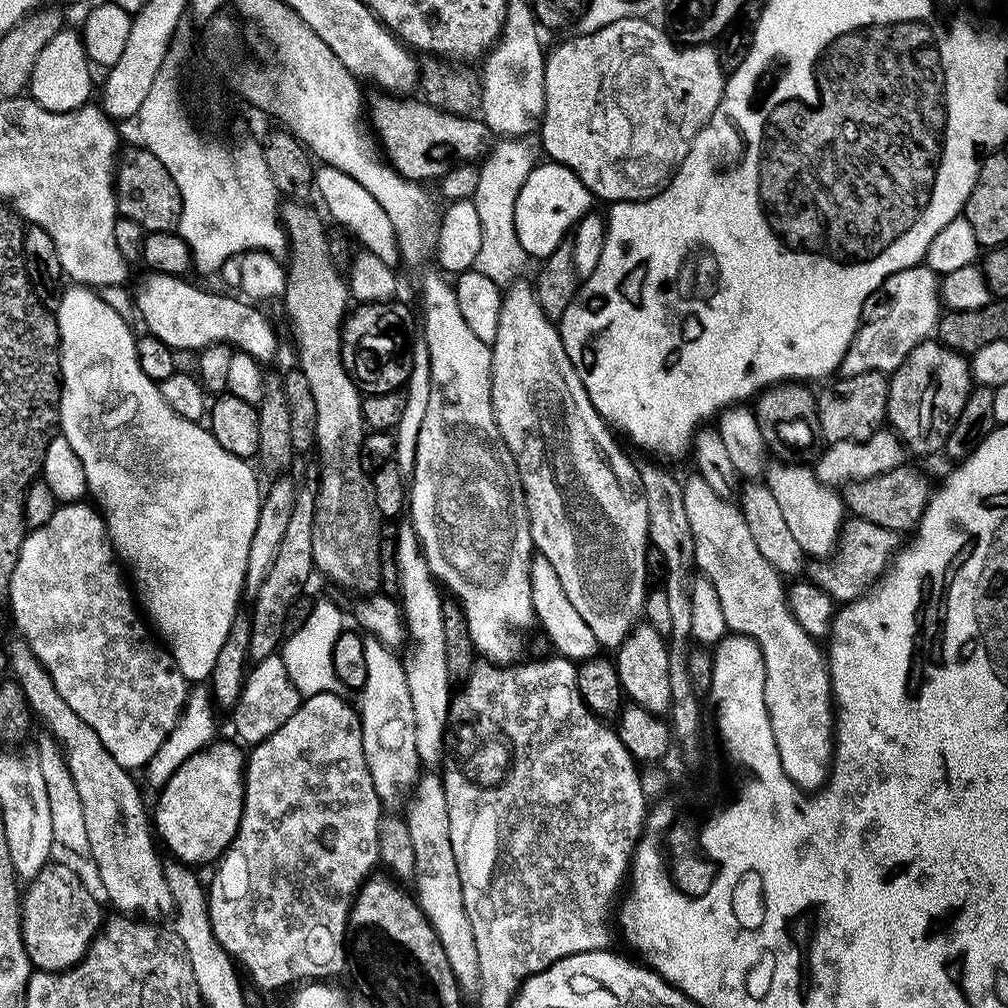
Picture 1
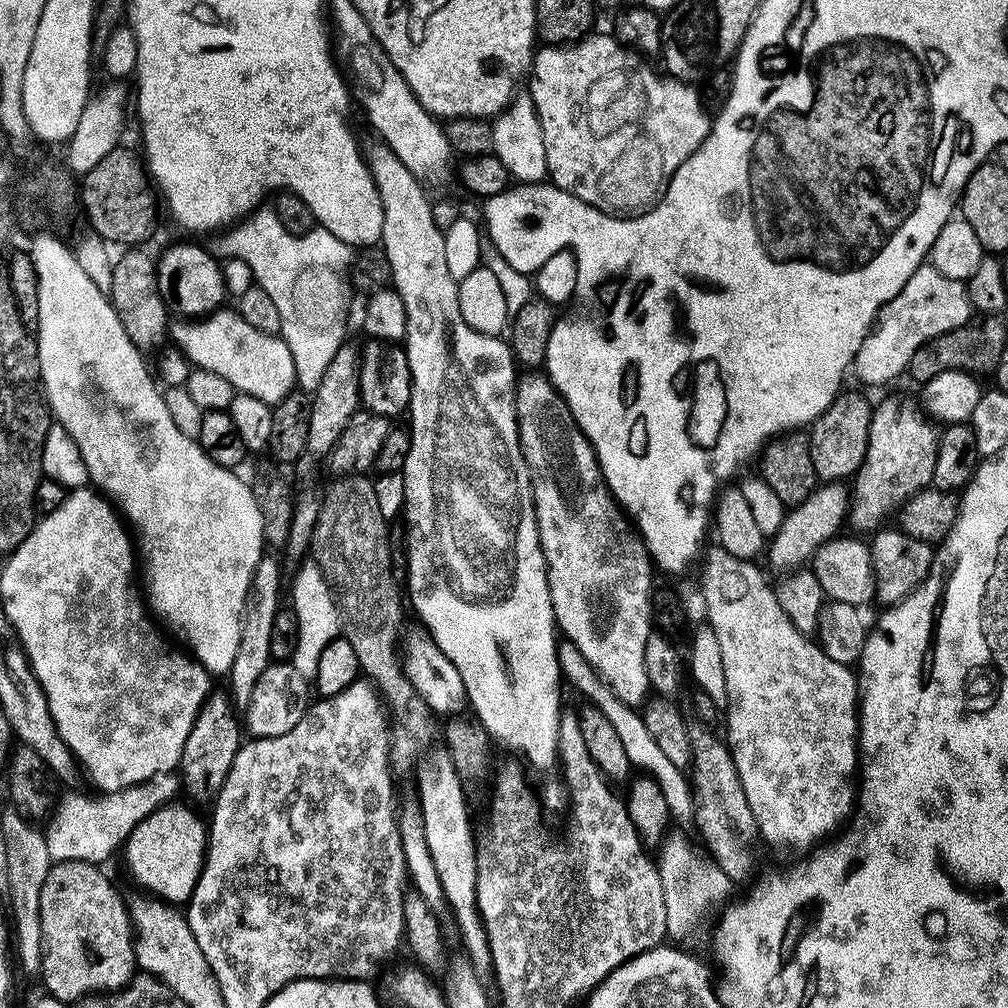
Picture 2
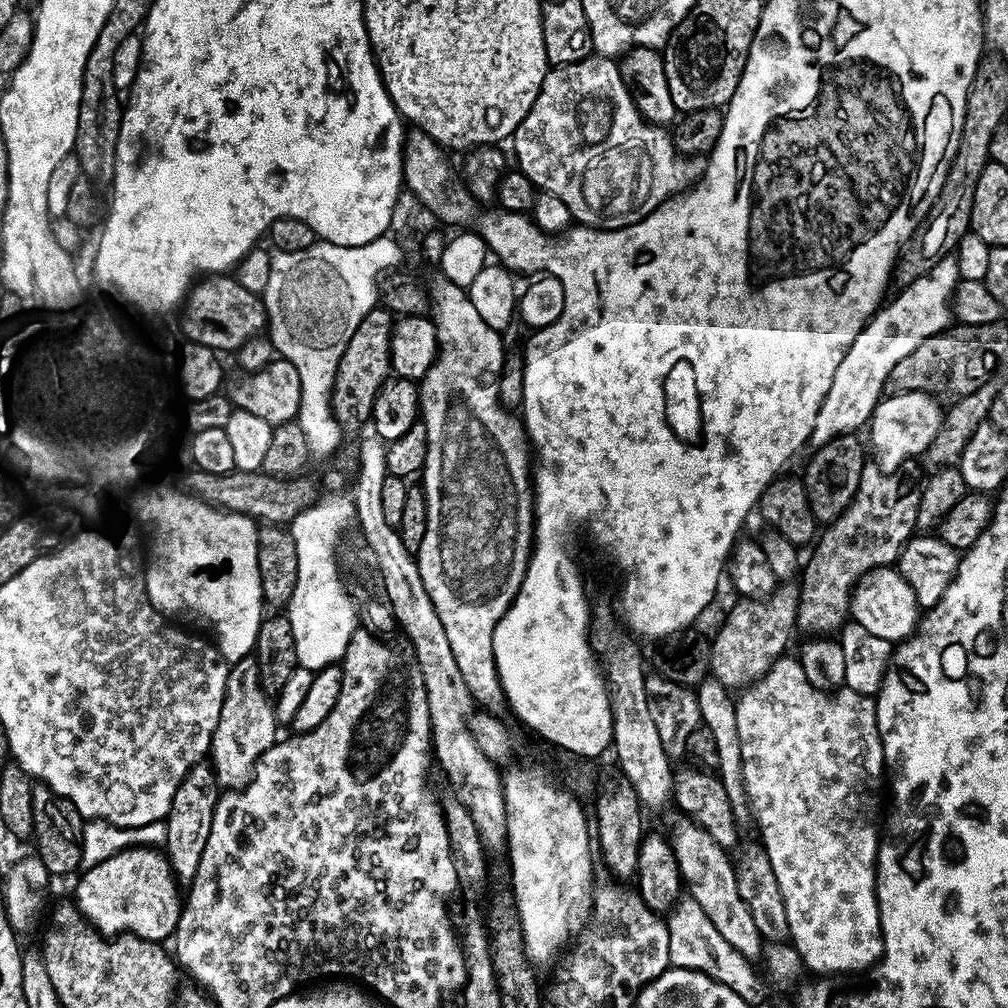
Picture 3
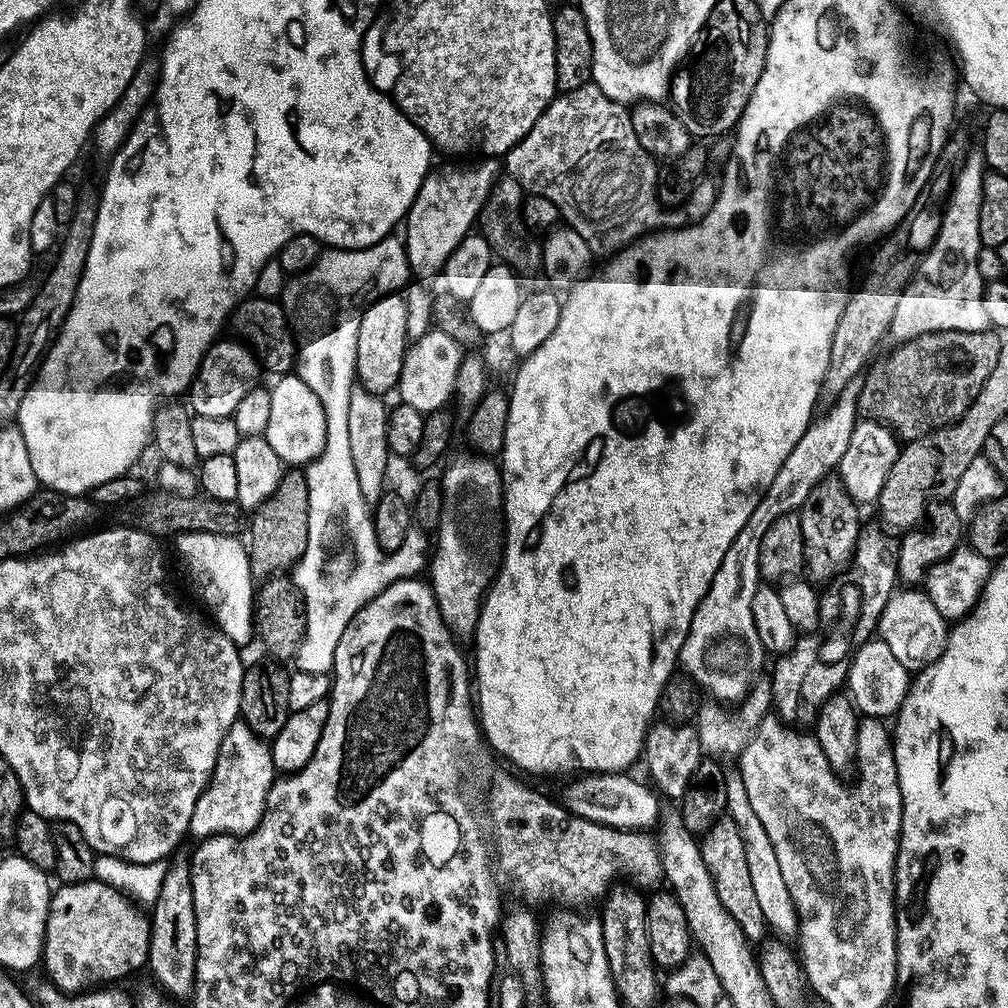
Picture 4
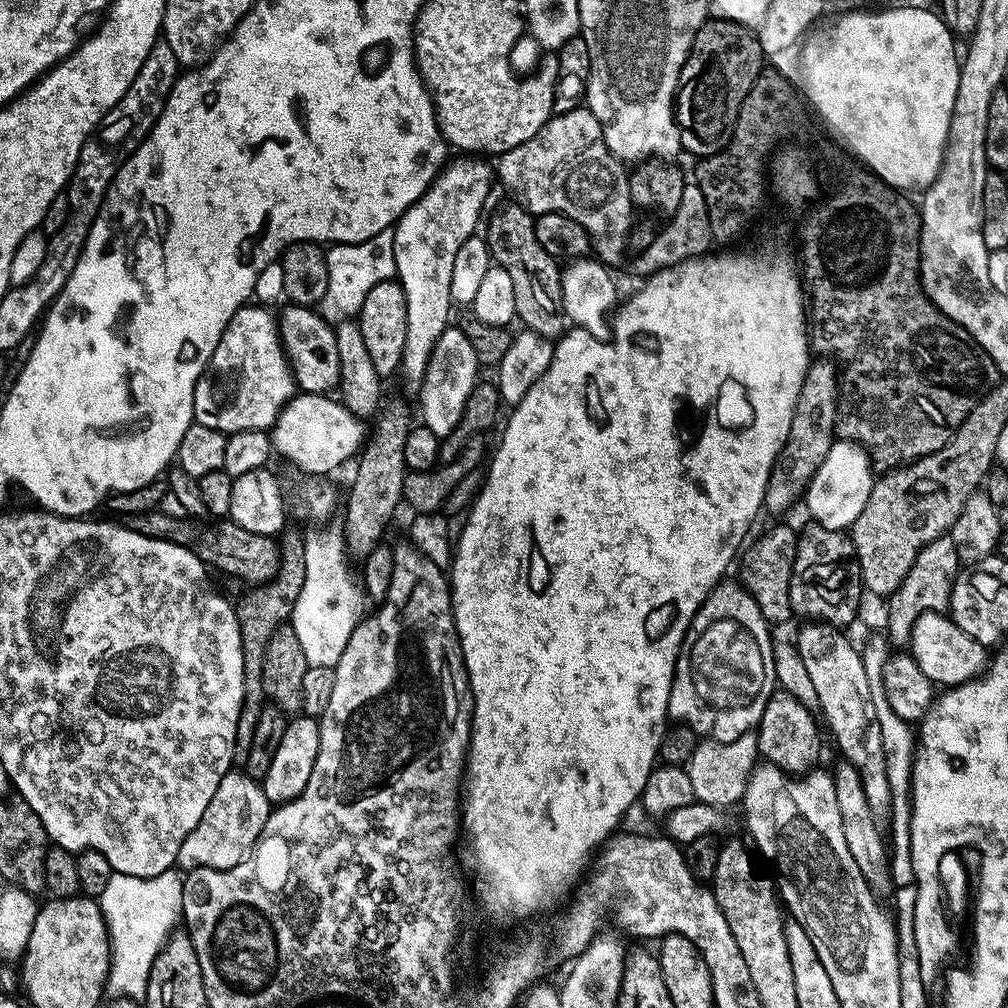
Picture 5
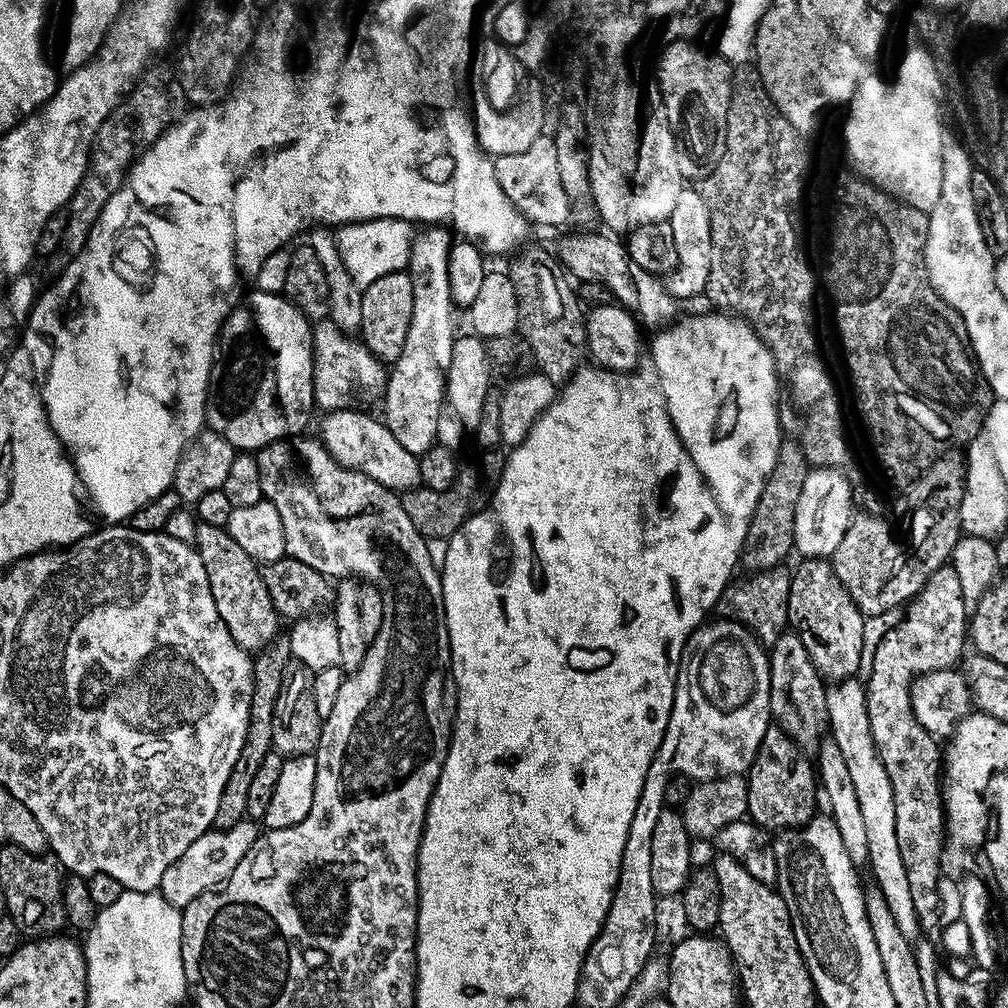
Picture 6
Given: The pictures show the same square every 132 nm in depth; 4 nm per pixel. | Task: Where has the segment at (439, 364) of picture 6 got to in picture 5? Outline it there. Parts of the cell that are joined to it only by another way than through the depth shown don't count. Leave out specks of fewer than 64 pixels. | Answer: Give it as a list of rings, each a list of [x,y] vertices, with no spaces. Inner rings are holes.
[[[460,154],[449,159],[432,179],[432,185],[406,209],[392,228],[394,238],[395,279],[406,294],[406,346],[398,369],[412,386],[419,386],[426,374],[434,342],[449,327],[448,311],[454,308],[450,294],[450,273],[454,254],[462,242],[476,231],[476,223],[485,215],[484,203],[492,192],[494,168],[476,154]]]

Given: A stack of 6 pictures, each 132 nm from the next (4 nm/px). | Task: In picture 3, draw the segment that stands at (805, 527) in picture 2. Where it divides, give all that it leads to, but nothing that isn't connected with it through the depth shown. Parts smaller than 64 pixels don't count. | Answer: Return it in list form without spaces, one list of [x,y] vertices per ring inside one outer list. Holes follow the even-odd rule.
[[[784,582],[776,588],[775,592],[763,602],[753,603],[753,608],[732,608],[728,612],[728,618],[720,628],[716,641],[710,645],[712,654],[711,675],[722,687],[729,690],[743,690],[750,684],[756,683],[760,677],[765,676],[775,660],[785,655],[788,639],[796,628],[796,615],[798,614],[798,602],[800,590],[795,583]]]

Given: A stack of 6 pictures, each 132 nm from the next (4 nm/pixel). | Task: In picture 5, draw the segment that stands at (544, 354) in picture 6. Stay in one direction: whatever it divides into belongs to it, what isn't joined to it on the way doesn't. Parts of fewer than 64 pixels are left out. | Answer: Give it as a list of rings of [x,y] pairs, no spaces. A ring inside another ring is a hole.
[[[507,202],[496,208],[487,217],[488,253],[492,256],[495,267],[506,270],[510,274],[510,282],[514,282],[514,310],[516,320],[527,331],[537,332],[547,340],[555,341],[566,331],[566,319],[562,306],[562,282],[560,281],[561,265],[556,257],[546,254],[538,242],[538,234],[534,234],[536,225],[533,213],[521,204]]]

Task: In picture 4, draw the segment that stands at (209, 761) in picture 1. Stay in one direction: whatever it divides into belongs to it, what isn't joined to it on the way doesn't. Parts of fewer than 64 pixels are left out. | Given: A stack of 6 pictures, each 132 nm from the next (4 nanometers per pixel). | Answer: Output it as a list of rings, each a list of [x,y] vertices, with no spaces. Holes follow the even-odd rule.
[[[91,878],[82,881],[80,884],[63,884],[53,891],[52,901],[48,907],[48,917],[46,918],[46,934],[44,935],[44,951],[42,953],[42,968],[45,968],[47,979],[51,980],[64,993],[81,993],[85,990],[95,989],[97,986],[107,985],[109,982],[120,982],[123,976],[128,976],[131,972],[136,972],[139,968],[143,969],[148,963],[148,951],[150,950],[150,920],[147,915],[139,912],[141,909],[119,888],[112,884],[103,884],[102,881]]]

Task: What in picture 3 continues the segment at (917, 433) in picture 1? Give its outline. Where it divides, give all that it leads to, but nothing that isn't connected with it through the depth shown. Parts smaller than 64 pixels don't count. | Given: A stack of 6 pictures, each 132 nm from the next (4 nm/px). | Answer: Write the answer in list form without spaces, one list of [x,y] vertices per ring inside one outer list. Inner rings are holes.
[[[866,466],[862,470],[862,478],[858,482],[858,490],[854,494],[854,498],[850,502],[850,506],[843,512],[837,520],[832,521],[819,533],[818,539],[815,541],[814,547],[811,549],[812,557],[805,559],[802,564],[802,577],[804,581],[799,581],[798,587],[800,590],[800,601],[798,602],[798,614],[796,615],[796,628],[799,631],[809,632],[807,635],[812,638],[819,637],[821,634],[836,634],[844,627],[846,621],[850,616],[850,609],[852,607],[852,589],[859,584],[861,578],[867,572],[873,572],[875,568],[887,568],[895,565],[900,558],[900,551],[904,549],[904,544],[907,540],[912,539],[914,533],[917,531],[916,519],[918,518],[918,502],[920,501],[920,488],[917,485],[903,484],[899,480],[899,475],[889,474],[887,471],[881,470],[875,466]]]

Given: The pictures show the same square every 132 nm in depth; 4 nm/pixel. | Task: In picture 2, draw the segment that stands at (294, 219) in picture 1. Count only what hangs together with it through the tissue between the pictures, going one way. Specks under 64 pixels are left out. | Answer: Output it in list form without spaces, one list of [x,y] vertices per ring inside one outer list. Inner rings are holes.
[[[353,474],[333,479],[333,481],[328,488],[328,493],[325,491],[320,501],[320,513],[318,522],[314,526],[310,556],[322,570],[324,580],[331,588],[339,607],[343,639],[348,640],[350,646],[354,646],[354,654],[358,654],[361,673],[376,685],[377,693],[382,697],[390,713],[391,759],[415,765],[425,755],[423,752],[431,746],[432,739],[435,736],[437,739],[438,724],[436,728],[436,721],[438,720],[421,698],[418,690],[408,681],[404,672],[402,652],[398,645],[402,640],[400,619],[404,616],[404,608],[406,612],[406,604],[402,599],[401,585],[394,582],[391,573],[390,542],[388,541],[390,524],[382,518],[382,510],[378,510],[378,498],[374,494],[372,480],[367,475]]]

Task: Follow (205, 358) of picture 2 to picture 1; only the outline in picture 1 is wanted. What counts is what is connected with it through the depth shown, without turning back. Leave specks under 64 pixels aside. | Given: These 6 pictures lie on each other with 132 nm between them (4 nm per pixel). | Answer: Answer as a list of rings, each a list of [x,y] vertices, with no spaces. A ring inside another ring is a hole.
[[[147,271],[132,288],[133,307],[141,316],[151,336],[161,338],[173,350],[203,351],[214,344],[227,344],[237,351],[250,354],[261,364],[267,364],[278,350],[276,332],[267,316],[257,305],[198,288],[185,277]]]

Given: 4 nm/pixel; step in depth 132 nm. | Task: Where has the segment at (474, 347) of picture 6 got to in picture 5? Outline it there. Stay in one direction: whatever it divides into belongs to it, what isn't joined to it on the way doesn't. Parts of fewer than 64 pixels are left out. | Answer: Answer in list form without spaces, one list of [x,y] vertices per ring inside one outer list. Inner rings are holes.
[[[449,326],[444,329],[438,342],[434,342],[434,350],[430,354],[430,362],[426,366],[426,374],[418,386],[420,392],[420,416],[423,427],[434,430],[441,438],[451,437],[460,425],[462,414],[466,410],[466,398],[470,398],[470,390],[478,382],[476,371],[481,371],[476,361],[474,349],[463,327]]]

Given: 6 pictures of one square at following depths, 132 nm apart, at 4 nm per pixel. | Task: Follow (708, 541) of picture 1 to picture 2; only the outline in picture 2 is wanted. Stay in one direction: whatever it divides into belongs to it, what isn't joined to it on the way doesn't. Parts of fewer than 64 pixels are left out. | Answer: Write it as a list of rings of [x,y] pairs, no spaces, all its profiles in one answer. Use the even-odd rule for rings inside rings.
[[[713,546],[712,549],[703,557],[704,560],[704,608],[708,611],[708,618],[706,618],[706,624],[713,628],[715,635],[718,638],[719,645],[722,648],[722,670],[726,670],[726,686],[728,687],[728,698],[730,701],[730,707],[726,712],[726,720],[728,716],[728,737],[726,736],[726,743],[731,749],[734,766],[737,767],[738,778],[742,782],[742,790],[746,792],[746,799],[750,804],[750,808],[753,811],[754,818],[757,820],[757,826],[759,828],[759,835],[762,837],[763,843],[766,845],[773,844],[776,848],[789,848],[792,852],[804,852],[815,849],[817,846],[823,845],[825,841],[829,839],[833,834],[839,833],[841,829],[847,825],[850,817],[853,815],[854,809],[858,804],[858,676],[855,671],[849,665],[842,662],[834,662],[834,658],[827,656],[815,639],[809,638],[805,633],[799,632],[794,626],[794,622],[786,616],[786,610],[782,610],[782,606],[778,602],[776,597],[776,589],[772,584],[768,585],[766,577],[760,573],[759,563],[751,560],[743,560],[742,558],[735,557],[734,554],[730,554],[726,549],[719,546]]]

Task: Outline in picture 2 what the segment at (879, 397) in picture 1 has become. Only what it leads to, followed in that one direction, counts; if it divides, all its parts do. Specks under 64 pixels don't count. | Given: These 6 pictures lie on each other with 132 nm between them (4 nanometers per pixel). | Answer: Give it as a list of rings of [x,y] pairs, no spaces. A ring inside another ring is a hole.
[[[844,390],[837,396],[836,401],[810,425],[807,438],[817,481],[844,482],[855,477],[859,472],[860,467],[864,465],[868,449],[873,407],[873,401],[868,401],[862,393]]]

